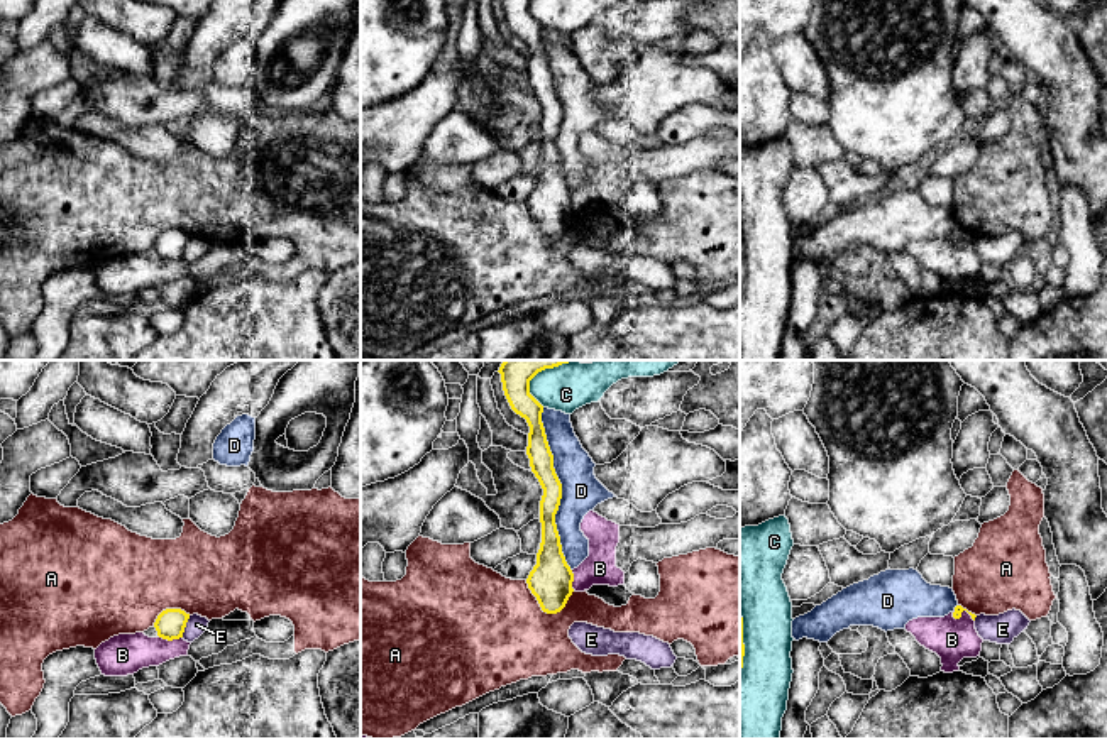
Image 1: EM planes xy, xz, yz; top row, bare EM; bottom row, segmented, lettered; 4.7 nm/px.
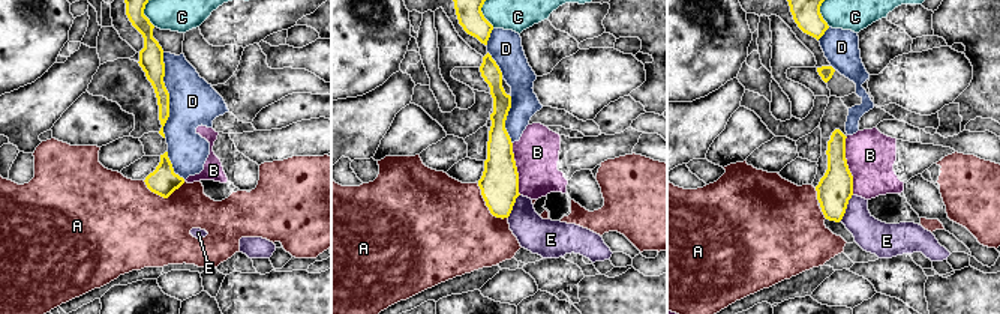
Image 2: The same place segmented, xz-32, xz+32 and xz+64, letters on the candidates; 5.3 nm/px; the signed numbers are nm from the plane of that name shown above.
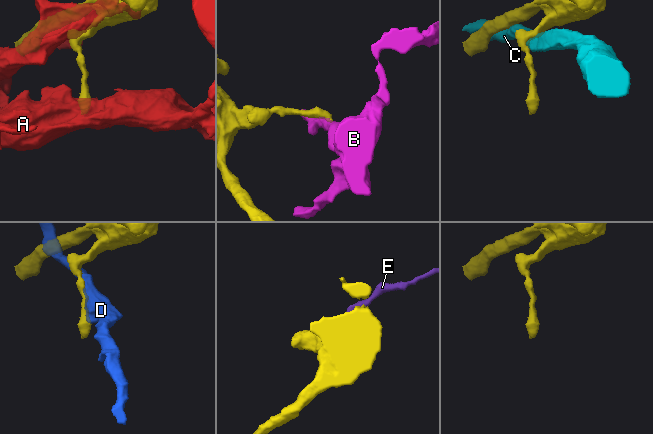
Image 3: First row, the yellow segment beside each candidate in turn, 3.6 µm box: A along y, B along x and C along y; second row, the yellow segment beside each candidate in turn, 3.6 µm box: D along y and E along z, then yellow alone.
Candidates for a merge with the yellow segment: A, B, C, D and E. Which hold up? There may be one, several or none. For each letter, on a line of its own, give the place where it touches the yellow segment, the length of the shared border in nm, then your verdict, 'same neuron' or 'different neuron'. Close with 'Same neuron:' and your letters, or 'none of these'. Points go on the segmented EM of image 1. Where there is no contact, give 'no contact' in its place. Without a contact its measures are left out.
A: contact xz (547, 613); length 240 nm; different neuron
B: contact xy (170, 640); length 120 nm; different neuron
C: contact xz (545, 367); length 280 nm; different neuron
D: contact xz (561, 489); length 800 nm; different neuron
E: contact xy (185, 626); length 110 nm; different neuron
Same neuron: none of these

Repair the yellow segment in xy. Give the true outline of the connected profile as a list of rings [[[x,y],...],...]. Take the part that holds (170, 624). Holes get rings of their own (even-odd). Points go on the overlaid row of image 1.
[[[166,609],[157,616],[154,627],[159,638],[173,641],[183,638],[188,619],[190,614],[181,609]]]

